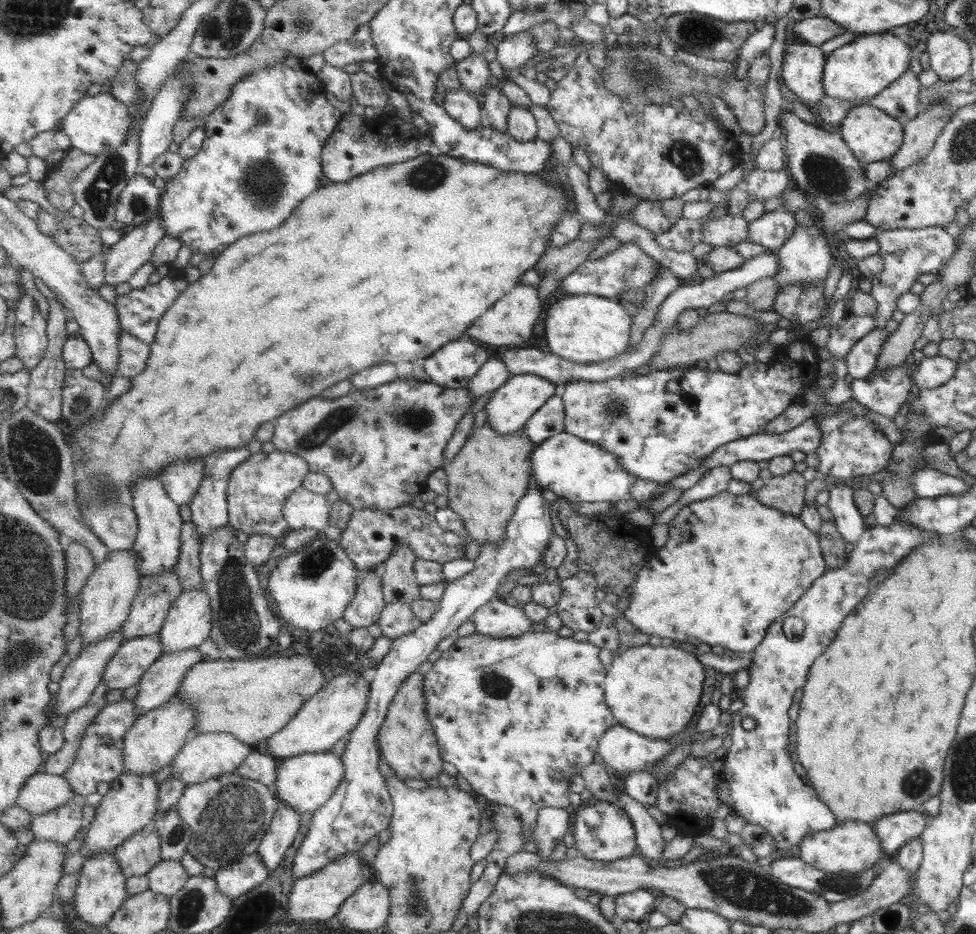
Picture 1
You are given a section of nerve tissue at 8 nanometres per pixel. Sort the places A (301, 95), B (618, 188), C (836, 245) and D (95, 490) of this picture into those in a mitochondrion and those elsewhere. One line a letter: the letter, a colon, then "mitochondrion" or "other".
A: other
B: other
C: other
D: mitochondrion

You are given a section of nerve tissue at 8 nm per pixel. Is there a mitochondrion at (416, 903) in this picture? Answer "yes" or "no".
yes

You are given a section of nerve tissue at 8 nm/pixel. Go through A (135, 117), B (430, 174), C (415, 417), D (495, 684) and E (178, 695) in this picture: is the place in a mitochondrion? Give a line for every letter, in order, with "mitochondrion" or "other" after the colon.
A: other
B: mitochondrion
C: mitochondrion
D: mitochondrion
E: other

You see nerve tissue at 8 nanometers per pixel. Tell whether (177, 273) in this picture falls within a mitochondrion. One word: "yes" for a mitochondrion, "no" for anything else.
no

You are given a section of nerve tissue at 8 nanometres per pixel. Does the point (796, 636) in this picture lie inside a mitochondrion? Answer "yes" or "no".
no

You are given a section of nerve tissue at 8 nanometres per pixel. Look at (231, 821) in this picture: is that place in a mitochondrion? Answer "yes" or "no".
yes

